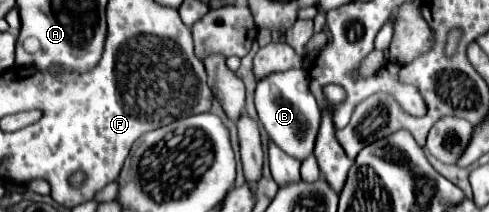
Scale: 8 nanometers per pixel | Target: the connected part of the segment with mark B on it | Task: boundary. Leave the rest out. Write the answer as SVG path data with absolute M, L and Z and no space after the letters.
M300 68L272 72L264 76L256 86L256 110L260 122L278 146L298 160L304 160L314 150L314 140L320 126L320 108L314 94L310 92L308 75Z

